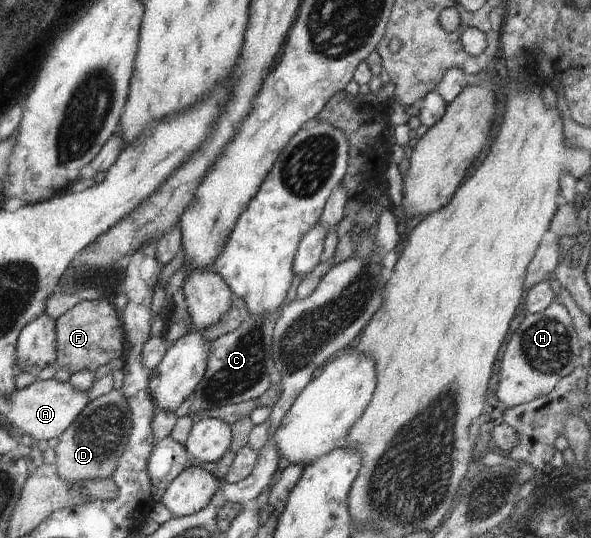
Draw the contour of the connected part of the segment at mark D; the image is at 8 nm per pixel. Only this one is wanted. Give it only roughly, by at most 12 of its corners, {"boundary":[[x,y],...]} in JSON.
{"boundary":[[120,390],[90,401],[59,436],[71,485],[116,470],[131,433]]}

